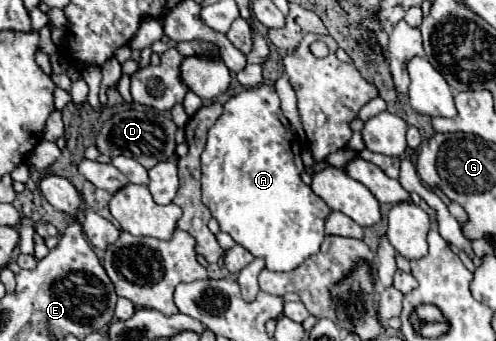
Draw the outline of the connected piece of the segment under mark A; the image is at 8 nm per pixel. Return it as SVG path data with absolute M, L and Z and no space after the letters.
M263 83L253 89L245 89L225 103L221 117L209 129L207 145L201 153L203 203L219 221L221 231L229 233L235 243L243 245L251 255L263 257L271 271L291 271L309 255L317 253L325 237L323 223L331 211L327 203L303 183L295 161L295 153L301 151L301 147L281 117L281 103L273 85Z

